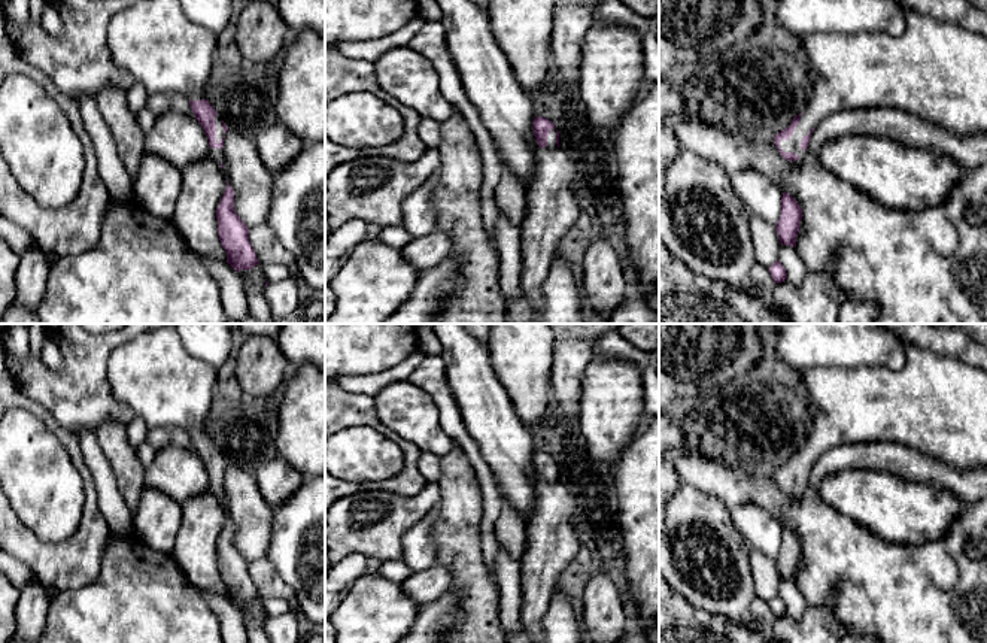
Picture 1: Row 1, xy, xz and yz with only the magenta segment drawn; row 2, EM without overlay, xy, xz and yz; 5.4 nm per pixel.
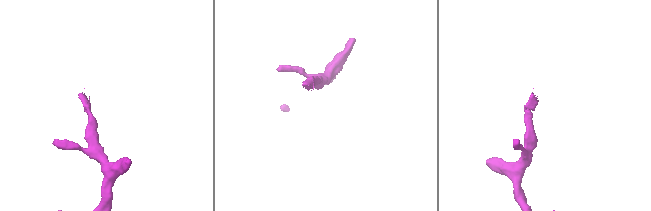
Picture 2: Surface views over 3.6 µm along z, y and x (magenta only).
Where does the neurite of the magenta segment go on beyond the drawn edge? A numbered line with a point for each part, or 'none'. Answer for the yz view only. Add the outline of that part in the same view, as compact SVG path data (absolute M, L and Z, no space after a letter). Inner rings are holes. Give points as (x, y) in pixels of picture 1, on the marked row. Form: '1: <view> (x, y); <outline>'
1: yz (935, 70); M908 10L901 36L883 30L845 33L799 34L813 76L813 91L799 124L787 140L780 140L784 152L802 158L802 137L810 134L822 118L860 107L895 107L936 122L959 136L987 134L987 36L960 25L941 22L915 10Z

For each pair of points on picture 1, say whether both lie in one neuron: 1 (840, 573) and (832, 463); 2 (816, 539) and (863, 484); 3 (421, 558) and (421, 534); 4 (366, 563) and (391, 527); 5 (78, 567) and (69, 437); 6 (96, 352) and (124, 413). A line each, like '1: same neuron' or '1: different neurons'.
1: different neurons
2: different neurons
3: same neuron
4: different neurons
5: same neuron
6: same neuron

